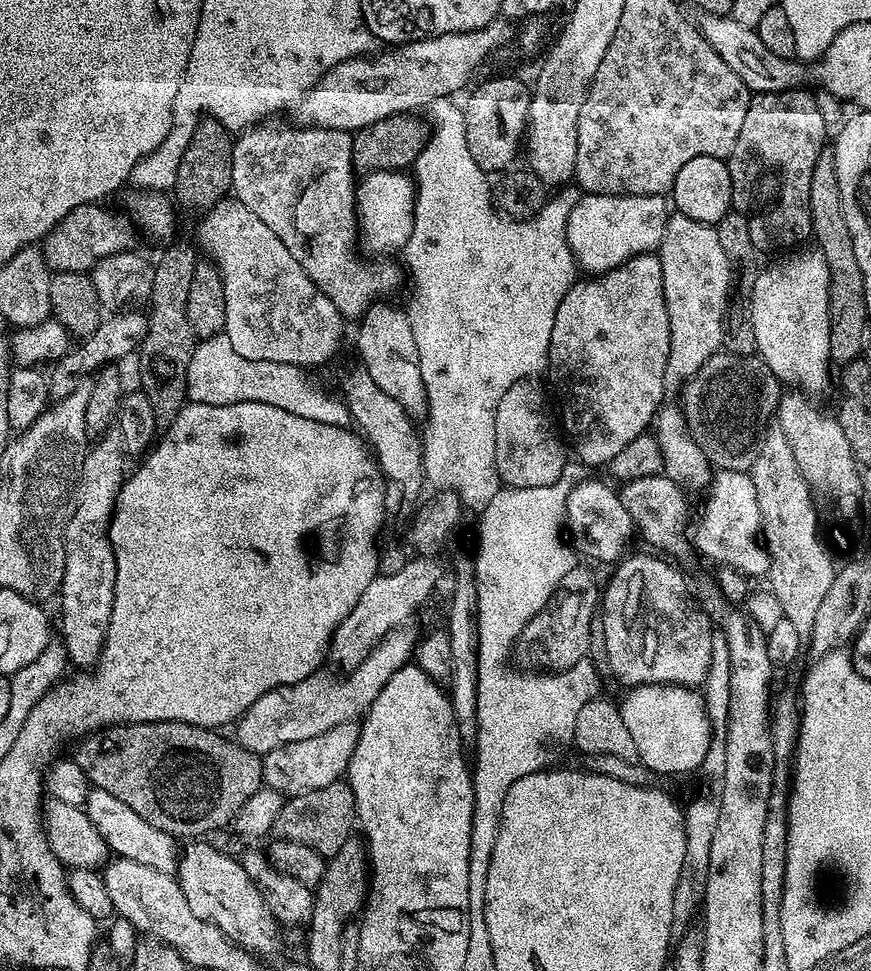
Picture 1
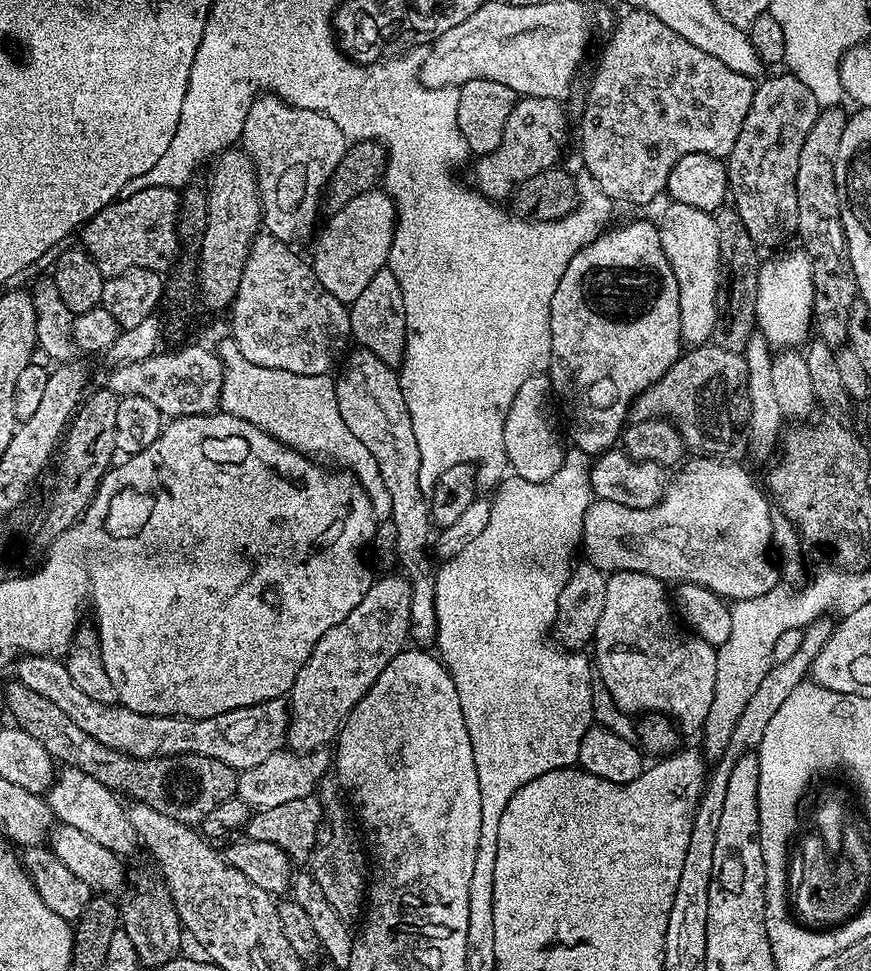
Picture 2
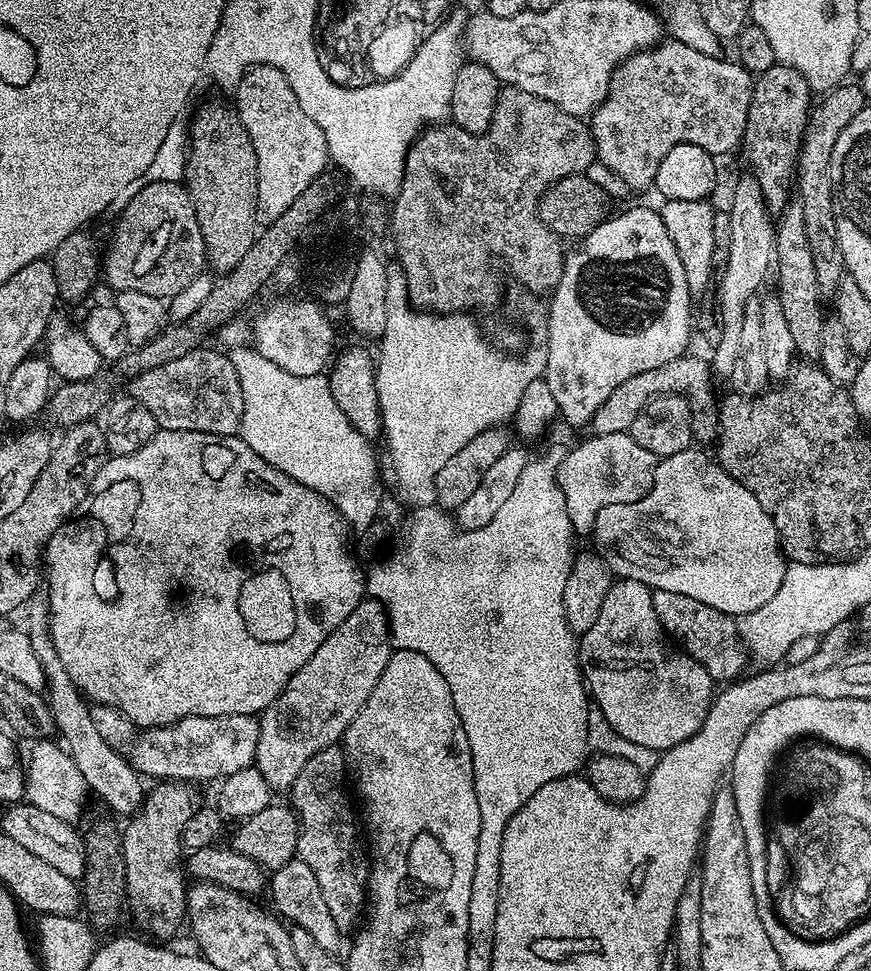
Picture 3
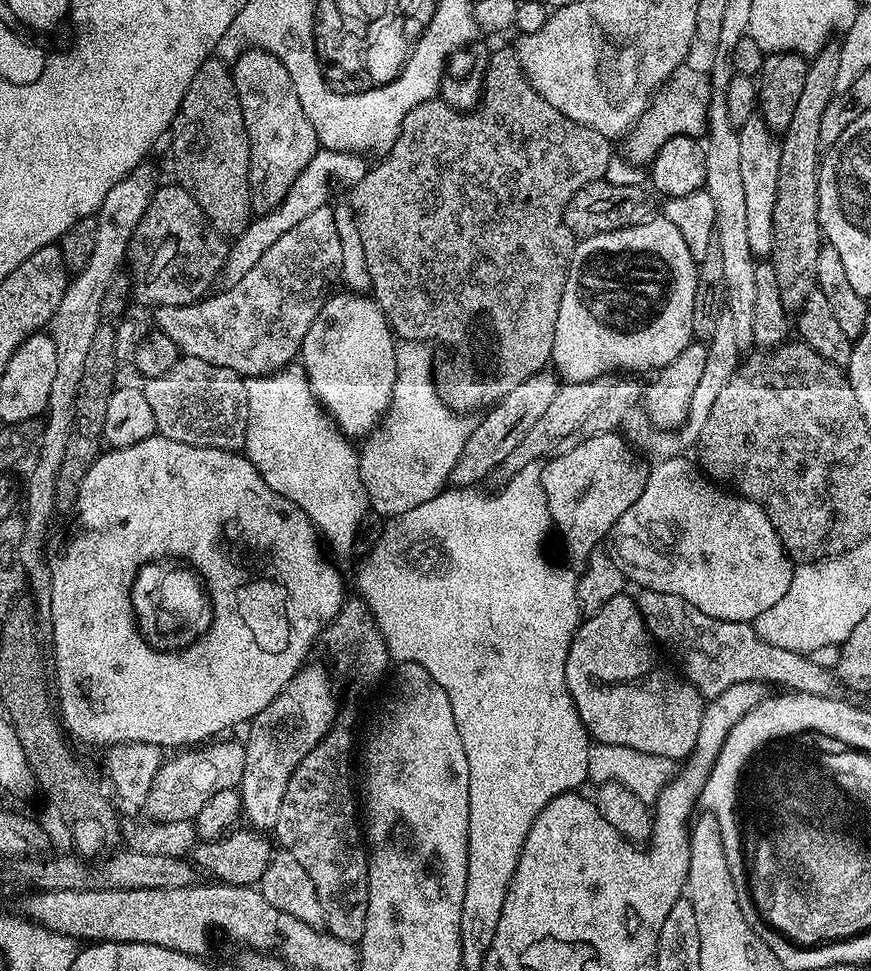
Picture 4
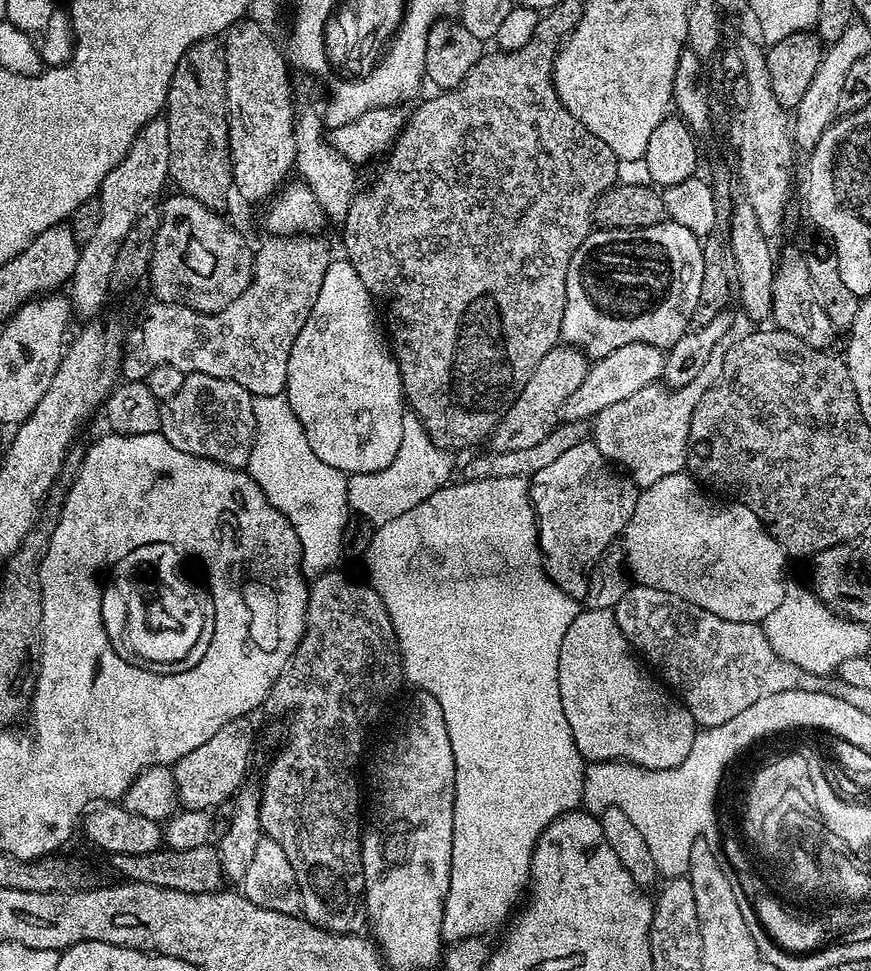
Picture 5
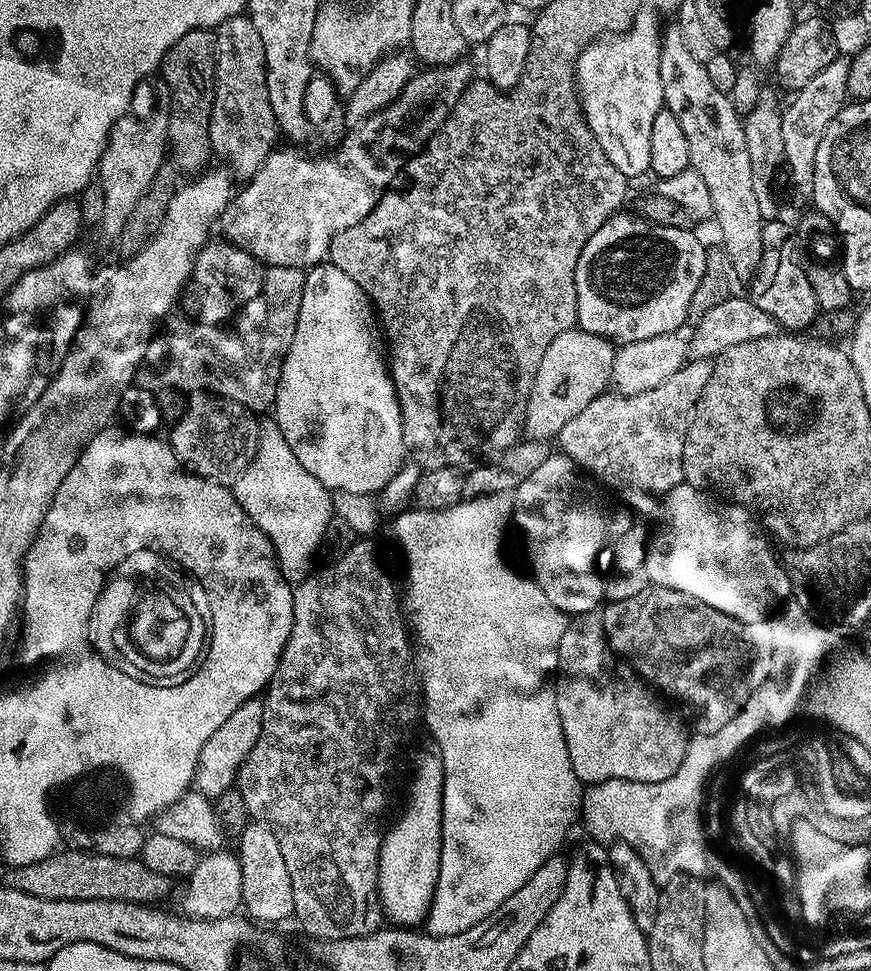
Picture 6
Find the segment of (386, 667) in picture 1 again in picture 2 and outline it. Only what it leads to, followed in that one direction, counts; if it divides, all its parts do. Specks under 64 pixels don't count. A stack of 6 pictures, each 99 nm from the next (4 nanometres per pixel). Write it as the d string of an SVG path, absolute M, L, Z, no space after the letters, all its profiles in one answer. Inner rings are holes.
M24 654L15 661L15 668L15 679L19 683L30 686L30 690L34 690L34 694L42 694L42 698L54 702L54 706L58 706L58 710L62 710L62 714L66 714L66 718L70 718L70 722L74 722L74 726L86 730L86 734L90 738L102 742L104 746L117 748L119 752L124 752L134 758L177 756L183 752L189 752L199 756L209 756L218 762L226 762L226 766L243 770L258 766L258 762L266 762L266 758L270 758L270 754L281 751L286 744L290 708L283 699L258 702L254 706L230 710L226 714L218 714L201 720L194 720L190 716L147 716L123 706L94 702L94 698L90 698L84 691L78 690L78 686L74 686L74 682L70 678L70 670L66 670L63 659L54 656L28 656Z

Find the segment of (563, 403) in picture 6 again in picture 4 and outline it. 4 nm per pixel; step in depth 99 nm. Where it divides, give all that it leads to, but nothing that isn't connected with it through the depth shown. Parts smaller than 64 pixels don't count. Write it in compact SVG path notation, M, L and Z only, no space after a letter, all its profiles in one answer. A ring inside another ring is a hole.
M545 370L526 378L522 386L514 386L506 398L502 398L487 409L475 421L472 433L466 438L466 446L454 462L451 483L457 488L470 488L479 485L479 480L487 481L492 471L522 443L522 438L538 423L538 418L550 406L558 387L558 376L555 371Z

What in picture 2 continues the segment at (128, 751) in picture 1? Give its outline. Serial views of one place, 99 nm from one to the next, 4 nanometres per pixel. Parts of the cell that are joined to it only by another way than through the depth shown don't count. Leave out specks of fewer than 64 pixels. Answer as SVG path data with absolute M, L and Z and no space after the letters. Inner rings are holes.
M11 682L4 688L4 704L12 715L11 723L20 728L30 738L42 742L53 761L61 765L77 768L90 778L102 782L110 791L130 797L133 801L153 807L161 814L174 818L180 823L198 826L222 802L236 796L237 769L226 766L226 762L218 762L209 756L199 756L183 752L177 756L155 756L154 758L134 758L117 748L104 746L94 738L74 726L54 702L42 698L42 694L34 694L30 686L19 682Z

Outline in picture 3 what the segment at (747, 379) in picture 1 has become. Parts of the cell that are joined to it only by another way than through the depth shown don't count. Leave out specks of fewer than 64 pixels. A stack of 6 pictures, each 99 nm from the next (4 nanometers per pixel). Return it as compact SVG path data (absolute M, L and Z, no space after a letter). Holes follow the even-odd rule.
M692 355L679 356L670 362L662 362L662 366L654 366L654 370L646 370L642 374L634 374L634 378L626 378L626 382L622 382L622 386L618 386L618 390L614 390L614 394L610 394L610 398L606 398L606 402L602 402L602 406L594 414L590 425L591 435L627 432L630 422L638 418L638 414L651 400L674 392L678 396L685 396L692 407L692 431L695 439L701 445L711 445L718 436L718 396L712 393L714 373L711 363L705 357L703 360L700 356Z

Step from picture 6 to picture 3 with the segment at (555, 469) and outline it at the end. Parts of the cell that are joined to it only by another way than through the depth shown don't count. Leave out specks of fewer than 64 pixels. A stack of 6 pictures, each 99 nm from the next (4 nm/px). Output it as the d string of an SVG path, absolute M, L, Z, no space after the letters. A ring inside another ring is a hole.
M627 432L618 434L589 435L580 445L569 447L568 457L560 463L556 477L562 494L566 498L568 517L573 533L591 533L592 522L598 510L611 504L623 504L630 500L641 500L652 489L656 477L658 458L650 454Z

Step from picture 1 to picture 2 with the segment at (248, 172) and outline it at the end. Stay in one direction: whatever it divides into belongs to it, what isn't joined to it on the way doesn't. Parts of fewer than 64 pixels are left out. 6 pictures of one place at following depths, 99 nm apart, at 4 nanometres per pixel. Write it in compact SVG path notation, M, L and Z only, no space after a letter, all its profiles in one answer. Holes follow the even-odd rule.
M261 94L246 110L240 140L256 168L260 214L267 235L285 242L311 237L328 179L350 145L342 130L325 112L306 110L285 104L278 96Z

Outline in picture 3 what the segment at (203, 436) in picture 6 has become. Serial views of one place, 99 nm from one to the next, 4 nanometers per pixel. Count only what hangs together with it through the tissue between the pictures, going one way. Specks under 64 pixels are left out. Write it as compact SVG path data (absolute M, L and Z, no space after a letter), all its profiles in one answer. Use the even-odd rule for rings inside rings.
M201 346L182 358L138 374L128 385L127 395L150 410L156 419L157 429L208 432L211 436L235 436L239 433L242 422L242 386L238 382L238 370L234 370L231 355L223 356L208 346Z

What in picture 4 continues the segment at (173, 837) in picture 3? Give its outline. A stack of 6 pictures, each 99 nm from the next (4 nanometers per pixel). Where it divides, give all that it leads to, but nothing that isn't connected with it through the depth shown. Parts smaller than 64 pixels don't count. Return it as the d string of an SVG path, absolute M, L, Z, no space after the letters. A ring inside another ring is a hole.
M239 739L223 740L181 751L173 755L176 756L173 760L165 759L142 803L143 815L161 824L171 820L195 821L198 810L202 810L202 806L206 806L206 802L214 798L214 794L236 788L246 766L244 745ZM220 742L221 744L216 744Z

